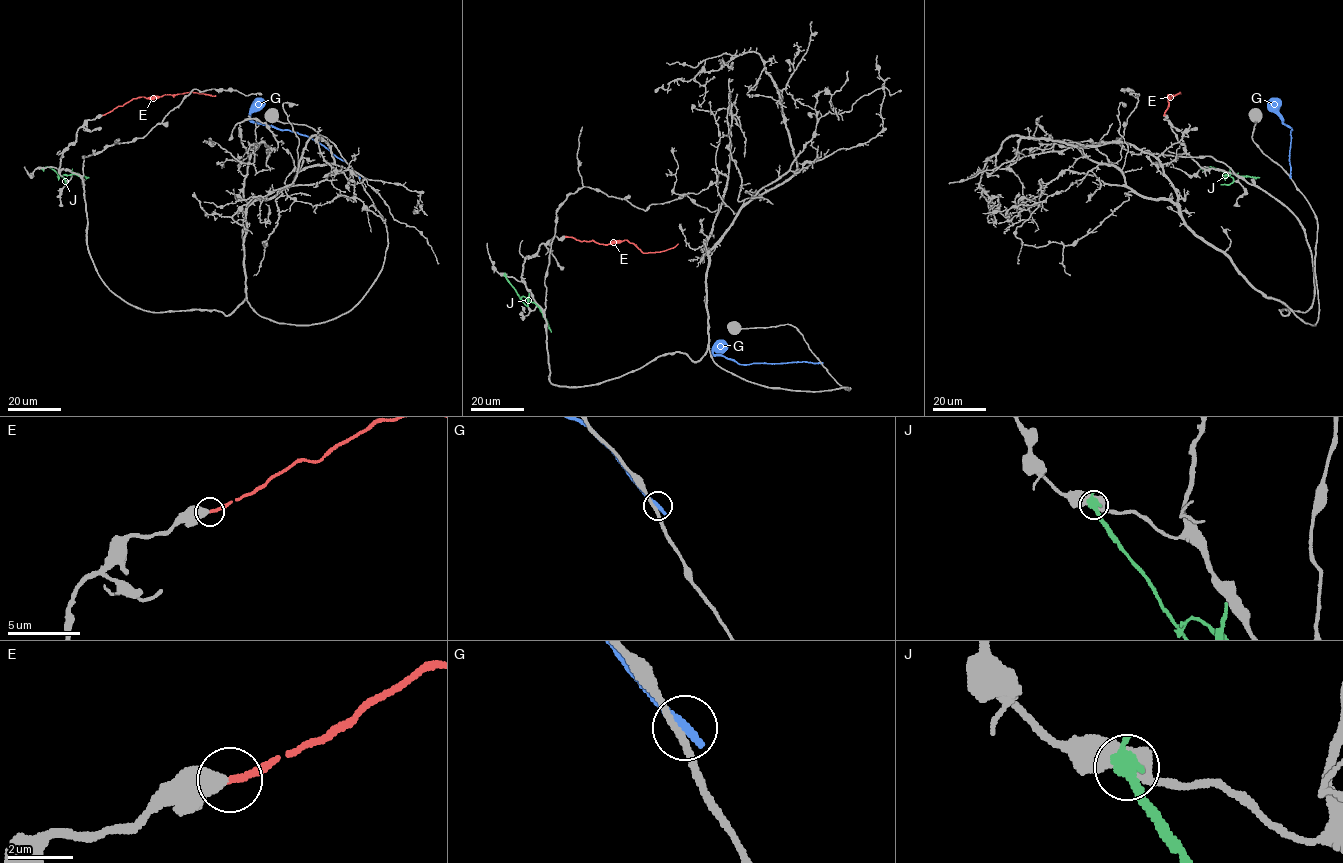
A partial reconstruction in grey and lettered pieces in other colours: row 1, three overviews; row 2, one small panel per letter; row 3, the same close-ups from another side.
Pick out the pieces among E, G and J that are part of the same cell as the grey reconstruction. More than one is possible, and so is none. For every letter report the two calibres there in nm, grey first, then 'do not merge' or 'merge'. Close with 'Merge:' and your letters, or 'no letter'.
E: 550/280 nm | merge
G: 190/400 nm | do not merge
J: 550/460 nm | do not merge
Merge: E

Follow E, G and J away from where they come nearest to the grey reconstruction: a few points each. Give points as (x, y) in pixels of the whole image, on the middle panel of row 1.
E: (565, 237), (603, 244), (627, 240), (646, 253), (664, 251), (678, 244)
G: (821, 362), (741, 364), (713, 353), (721, 351), (724, 344)
J: (505, 275), (519, 297), (526, 297), (539, 308), (551, 332)

